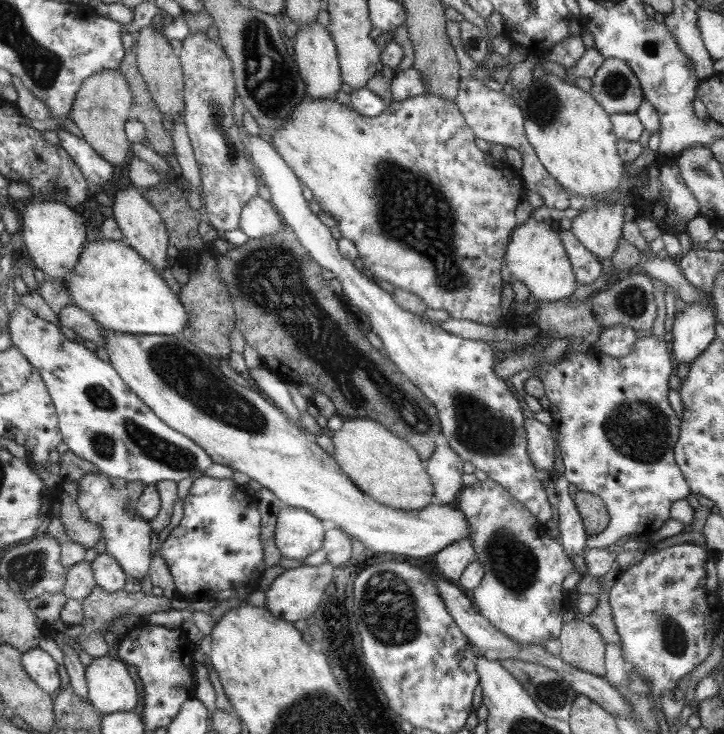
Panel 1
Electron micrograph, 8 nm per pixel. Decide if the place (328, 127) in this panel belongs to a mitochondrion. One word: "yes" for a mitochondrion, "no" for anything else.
no

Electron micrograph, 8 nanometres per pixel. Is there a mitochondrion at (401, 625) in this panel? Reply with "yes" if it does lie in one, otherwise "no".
yes

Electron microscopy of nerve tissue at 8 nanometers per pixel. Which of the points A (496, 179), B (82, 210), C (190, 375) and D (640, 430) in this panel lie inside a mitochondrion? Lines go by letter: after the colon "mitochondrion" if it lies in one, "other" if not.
A: other
B: other
C: mitochondrion
D: mitochondrion

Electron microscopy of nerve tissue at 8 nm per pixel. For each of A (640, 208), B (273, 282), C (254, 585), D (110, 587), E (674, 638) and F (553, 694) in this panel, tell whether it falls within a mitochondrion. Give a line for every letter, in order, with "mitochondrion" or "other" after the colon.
A: other
B: mitochondrion
C: other
D: other
E: mitochondrion
F: mitochondrion

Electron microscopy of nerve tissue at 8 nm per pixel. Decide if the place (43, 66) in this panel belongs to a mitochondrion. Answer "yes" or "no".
yes

